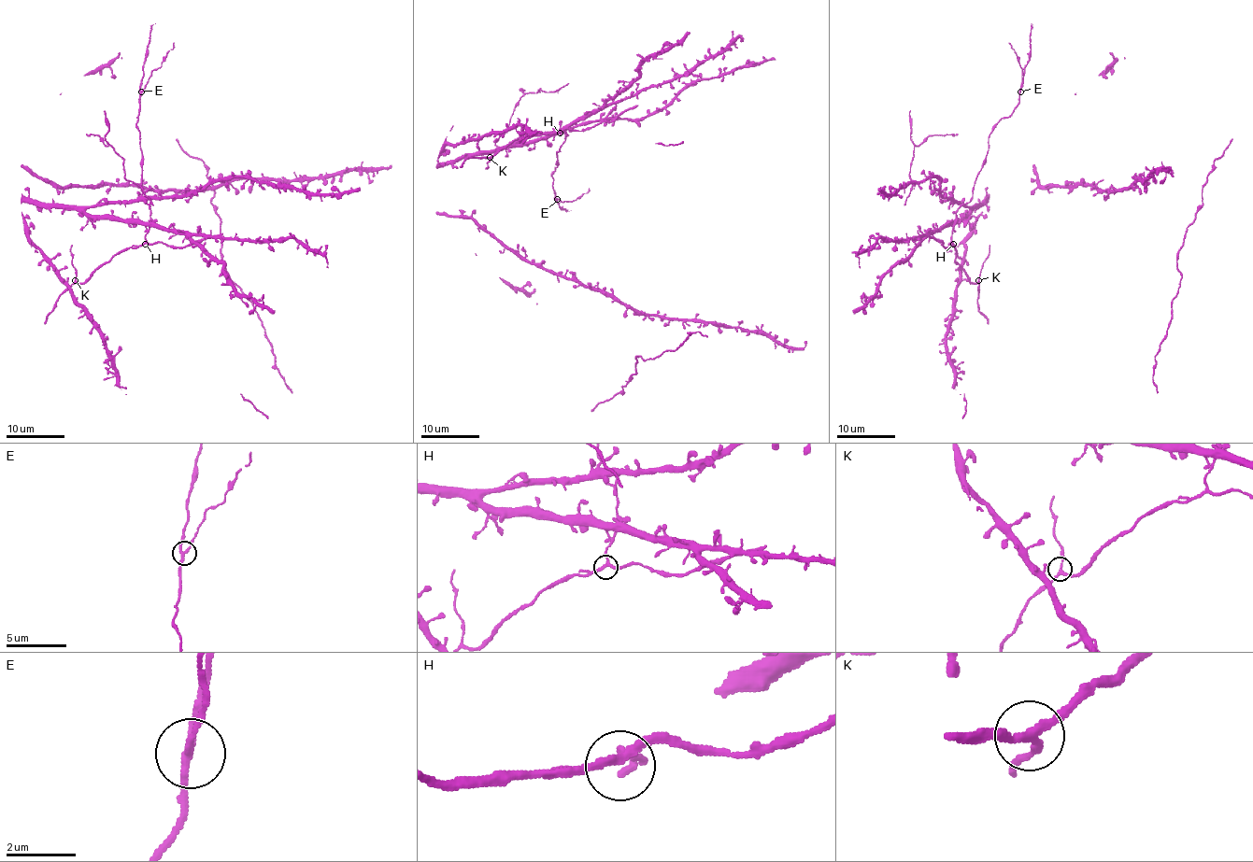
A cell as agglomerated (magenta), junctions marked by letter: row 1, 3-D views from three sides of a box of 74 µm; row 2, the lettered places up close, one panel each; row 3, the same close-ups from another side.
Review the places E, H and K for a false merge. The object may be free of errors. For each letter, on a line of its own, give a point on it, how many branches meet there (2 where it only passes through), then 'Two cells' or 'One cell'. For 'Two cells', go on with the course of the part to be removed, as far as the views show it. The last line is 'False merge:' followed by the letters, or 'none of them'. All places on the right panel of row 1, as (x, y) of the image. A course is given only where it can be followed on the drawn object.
E: Place: (1020, 91). Branches: 3. Two cells. Course of the part to remove: (1020, 91), (1022, 68), (1009, 42)
H: Place: (953, 244). Branches: 3. One cell
K: Place: (978, 280). Branches: 3. One cell
False merge: E

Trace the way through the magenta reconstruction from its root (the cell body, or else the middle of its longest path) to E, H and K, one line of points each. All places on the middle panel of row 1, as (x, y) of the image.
E: (458, 167), (453, 163), (465, 157), (525, 146), (564, 131), (566, 140), (551, 175), (557, 200)
H: (458, 167), (453, 163), (465, 157), (494, 153), (505, 148), (525, 146), (560, 133)
K: (458, 167), (453, 163), (465, 157), (547, 140), (562, 131), (519, 135), (490, 157)

